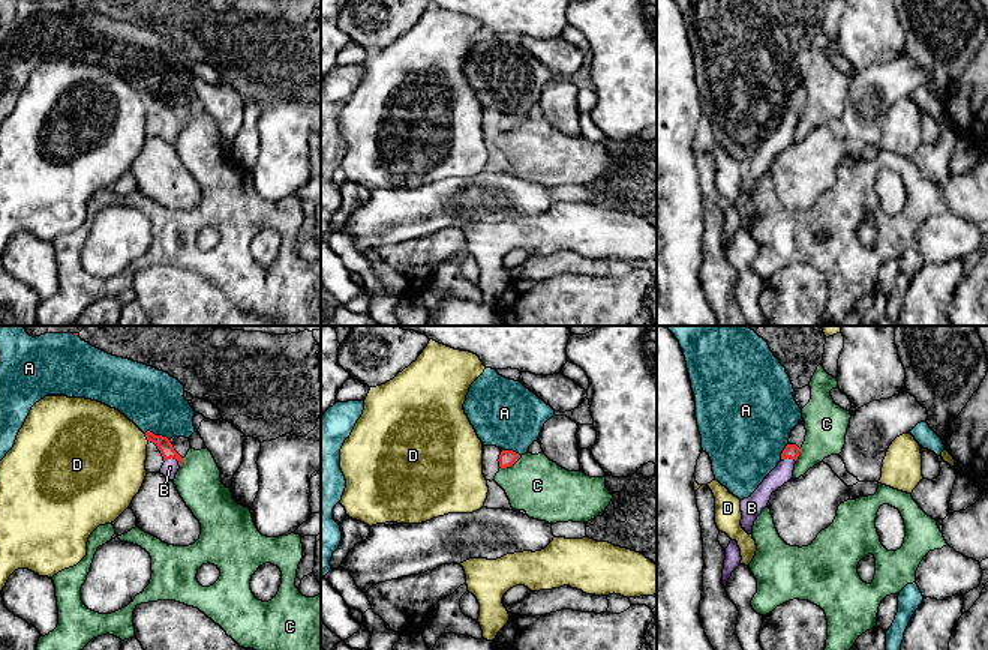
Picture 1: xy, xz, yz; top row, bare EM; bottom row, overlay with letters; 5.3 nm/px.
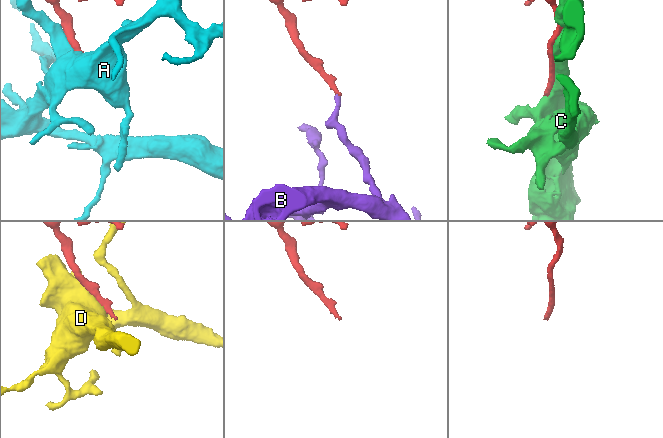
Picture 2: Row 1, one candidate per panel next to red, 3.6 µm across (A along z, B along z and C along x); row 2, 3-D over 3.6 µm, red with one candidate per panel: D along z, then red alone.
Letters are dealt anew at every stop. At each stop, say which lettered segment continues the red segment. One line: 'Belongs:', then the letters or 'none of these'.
Belongs: B

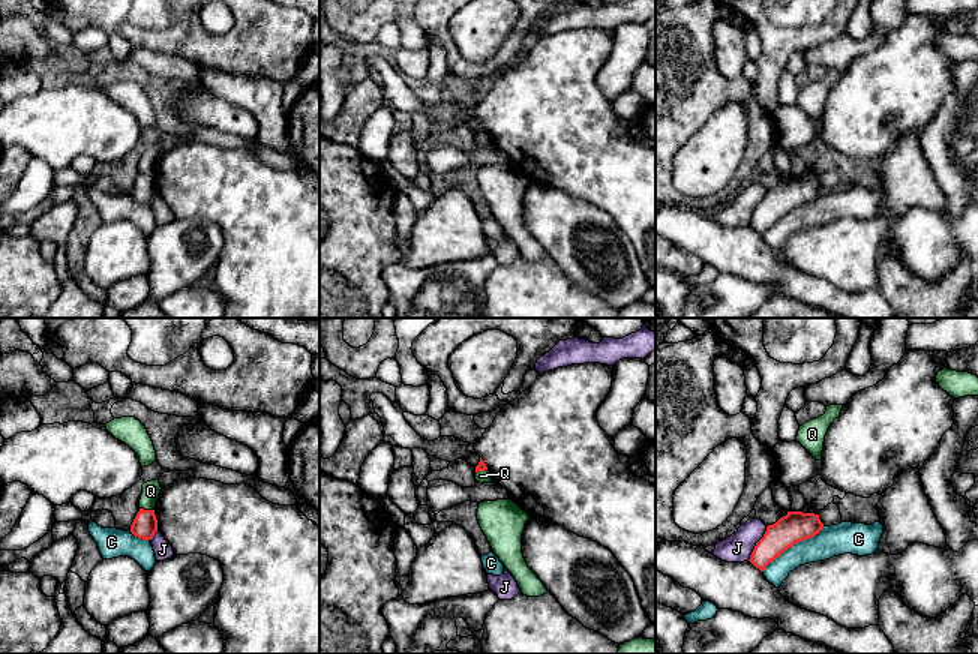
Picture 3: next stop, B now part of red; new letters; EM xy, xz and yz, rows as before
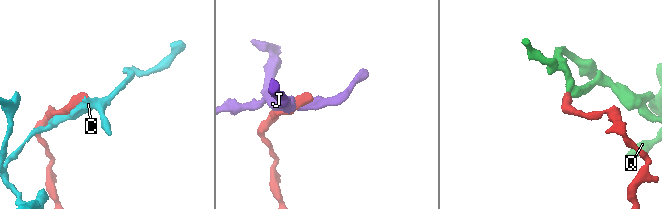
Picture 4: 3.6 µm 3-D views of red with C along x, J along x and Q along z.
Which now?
Belongs: none of these

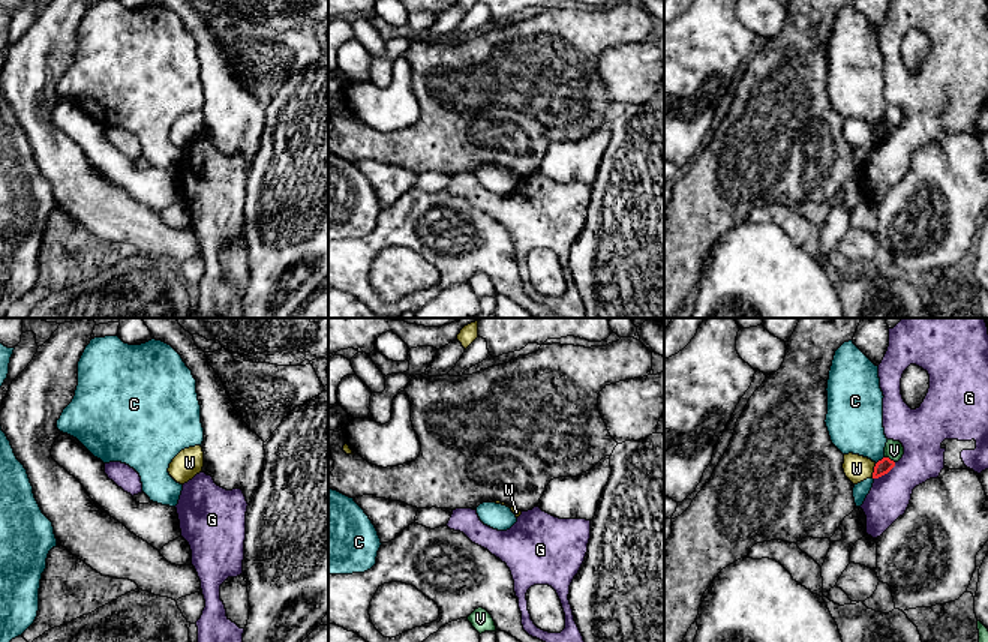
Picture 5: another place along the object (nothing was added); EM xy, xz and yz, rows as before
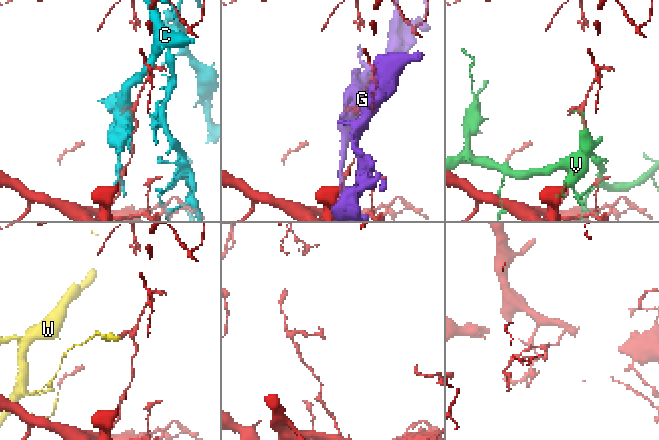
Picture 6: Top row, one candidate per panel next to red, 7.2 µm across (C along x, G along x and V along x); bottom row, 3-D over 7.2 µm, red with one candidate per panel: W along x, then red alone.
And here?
Belongs: none of these

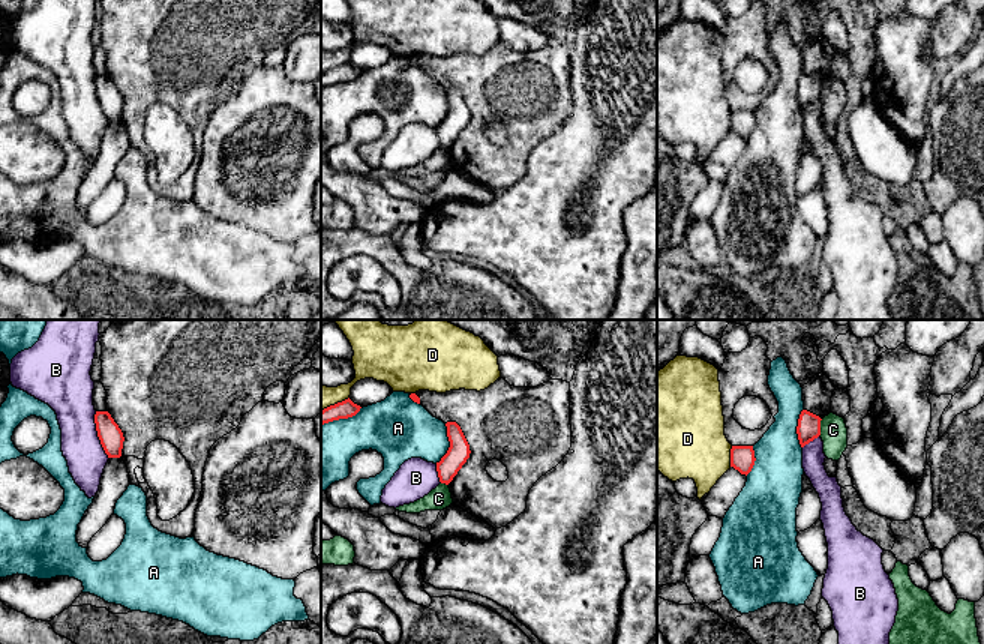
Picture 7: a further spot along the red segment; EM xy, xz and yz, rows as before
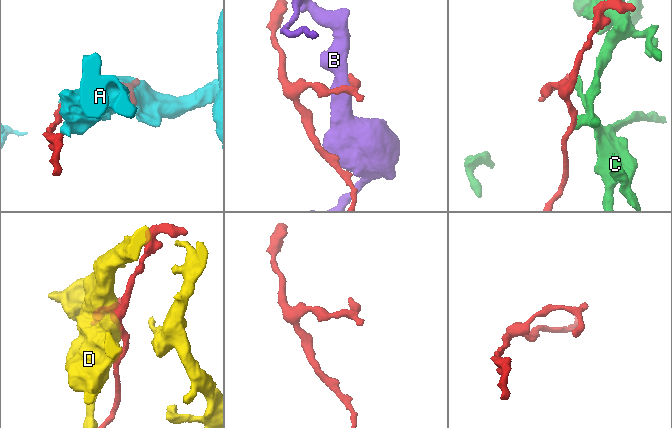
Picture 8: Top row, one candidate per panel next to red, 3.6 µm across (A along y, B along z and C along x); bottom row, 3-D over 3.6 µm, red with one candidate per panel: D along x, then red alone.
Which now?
Belongs: none of these

